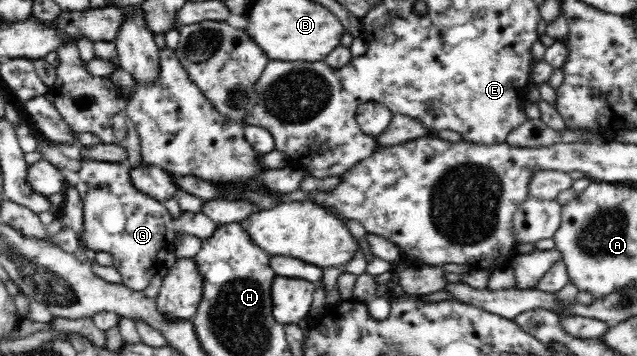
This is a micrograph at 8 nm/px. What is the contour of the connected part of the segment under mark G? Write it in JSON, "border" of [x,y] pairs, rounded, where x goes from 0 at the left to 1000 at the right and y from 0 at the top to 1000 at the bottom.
{"border":[[[127,447],[127,469],[116,494],[118,525],[130,562],[132,601],[129,666],[121,671],[122,699],[171,711],[177,722],[177,750],[192,778],[192,798],[221,820],[253,761],[256,742],[246,722],[250,705],[272,705],[287,654],[306,660],[317,677],[328,671],[342,632],[319,598],[287,596],[283,610],[272,612],[256,570],[212,525],[204,478],[195,455]]]}

